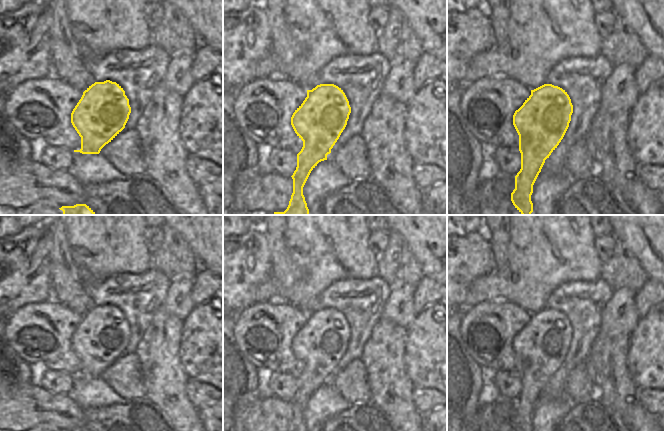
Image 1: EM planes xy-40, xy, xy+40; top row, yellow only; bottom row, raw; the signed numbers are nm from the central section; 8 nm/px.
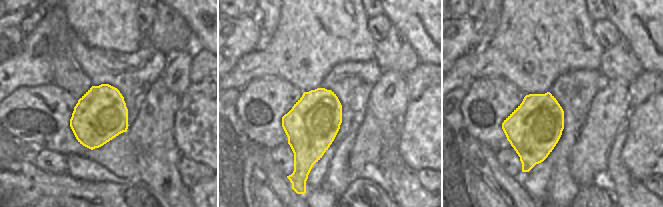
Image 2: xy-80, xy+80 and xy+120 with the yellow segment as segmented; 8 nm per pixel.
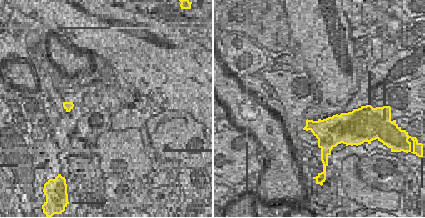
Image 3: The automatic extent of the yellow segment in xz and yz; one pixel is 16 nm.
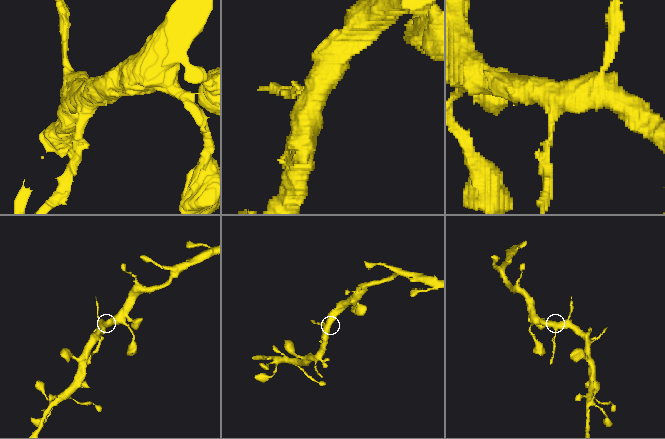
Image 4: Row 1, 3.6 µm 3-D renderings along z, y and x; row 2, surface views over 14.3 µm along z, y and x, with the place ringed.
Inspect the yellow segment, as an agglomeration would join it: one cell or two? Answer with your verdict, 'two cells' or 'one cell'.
two cells

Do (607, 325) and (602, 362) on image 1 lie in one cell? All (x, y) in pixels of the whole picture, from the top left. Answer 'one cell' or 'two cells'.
one cell

